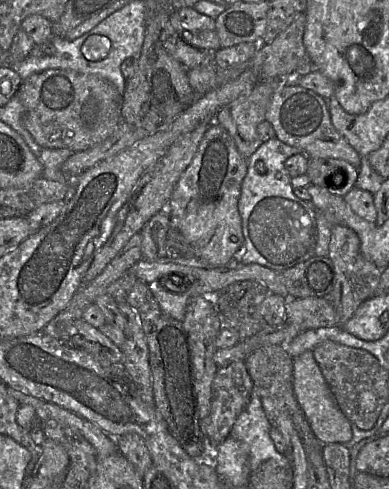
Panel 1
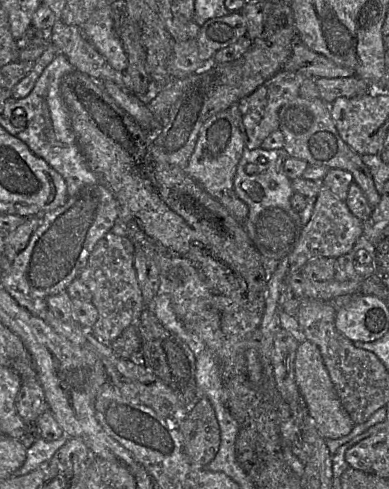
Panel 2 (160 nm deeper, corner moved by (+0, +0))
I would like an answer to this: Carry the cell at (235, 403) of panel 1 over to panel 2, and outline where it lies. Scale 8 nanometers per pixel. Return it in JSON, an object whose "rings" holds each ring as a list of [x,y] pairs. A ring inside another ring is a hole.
{"rings":[[[198,396],[179,424],[183,446],[191,463],[205,468],[216,456],[221,442],[215,411],[205,396]]]}

